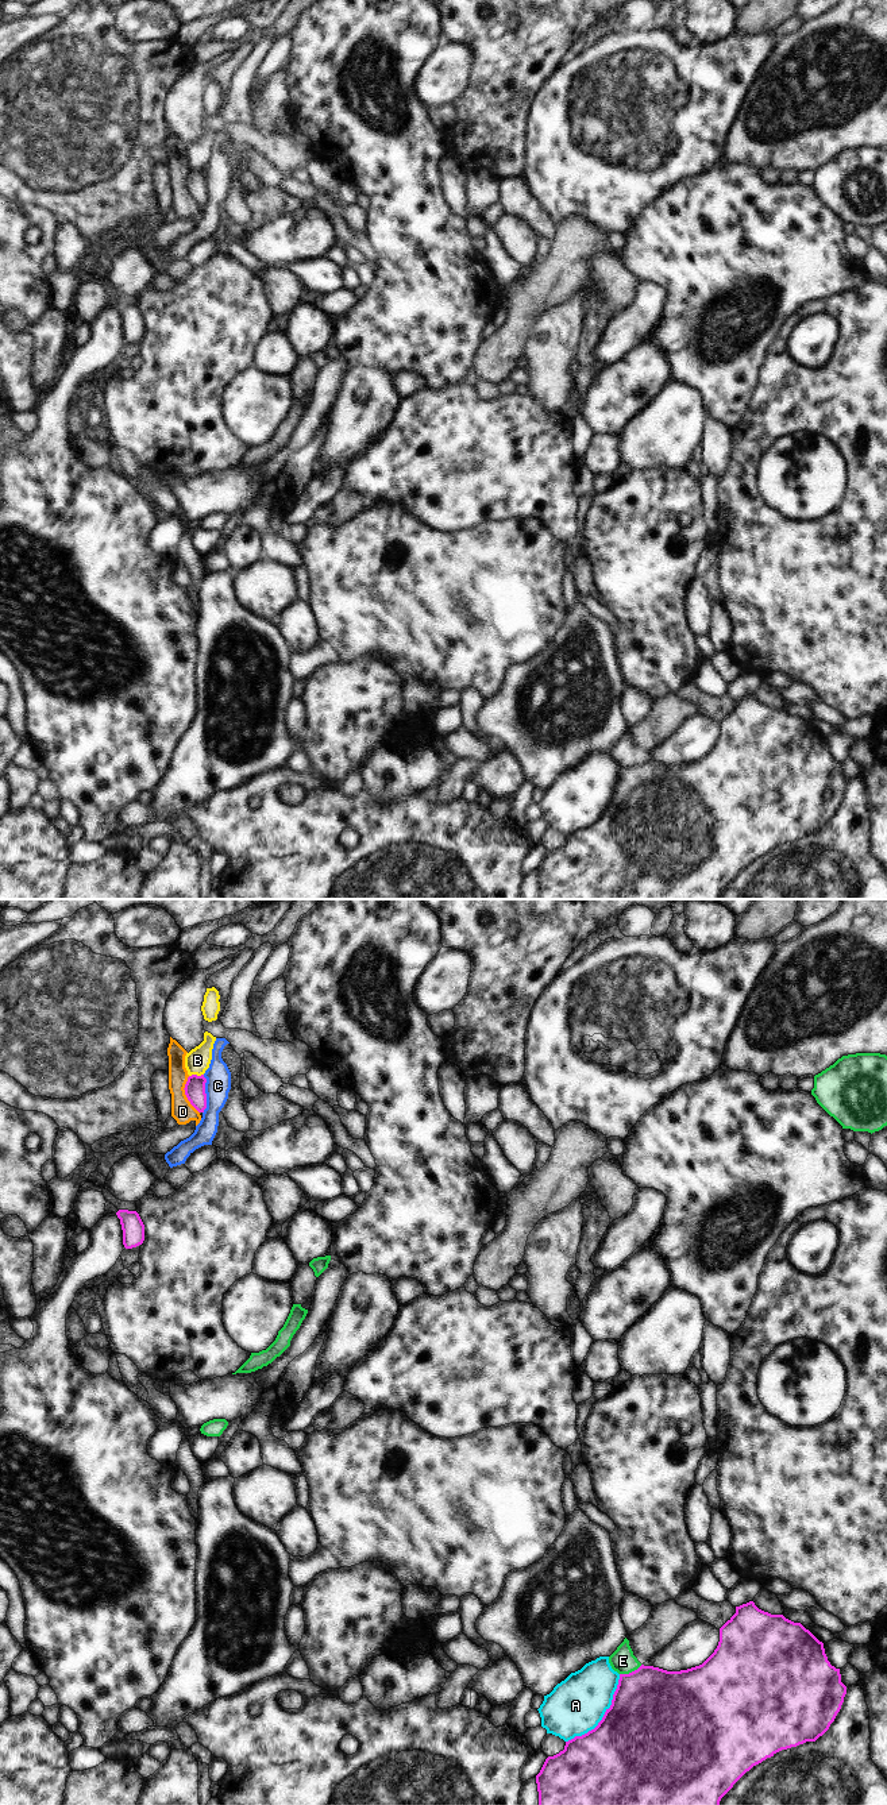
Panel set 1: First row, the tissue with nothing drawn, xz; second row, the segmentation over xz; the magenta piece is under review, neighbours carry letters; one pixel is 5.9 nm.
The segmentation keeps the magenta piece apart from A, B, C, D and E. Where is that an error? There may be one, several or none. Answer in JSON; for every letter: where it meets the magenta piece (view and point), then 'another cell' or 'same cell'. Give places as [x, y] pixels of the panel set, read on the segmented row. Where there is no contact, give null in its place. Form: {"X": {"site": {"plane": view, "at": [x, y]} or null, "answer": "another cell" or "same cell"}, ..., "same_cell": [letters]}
{"A": {"site": {"plane": "xz", "at": [604, 1715]}, "answer": "another cell"}, "B": {"site": {"plane": "xz", "at": [196, 1075]}, "answer": "another cell"}, "C": {"site": {"plane": "xz", "at": [205, 1094]}, "answer": "another cell"}, "D": {"site": {"plane": "xz", "at": [185, 1094]}, "answer": "another cell"}, "E": {"site": {"plane": "xz", "at": [632, 1672]}, "answer": "another cell"}, "same_cell": []}

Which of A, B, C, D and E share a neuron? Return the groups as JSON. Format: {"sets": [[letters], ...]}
{"sets": [["A"], ["B"], ["C"], ["D"], ["E"]]}

